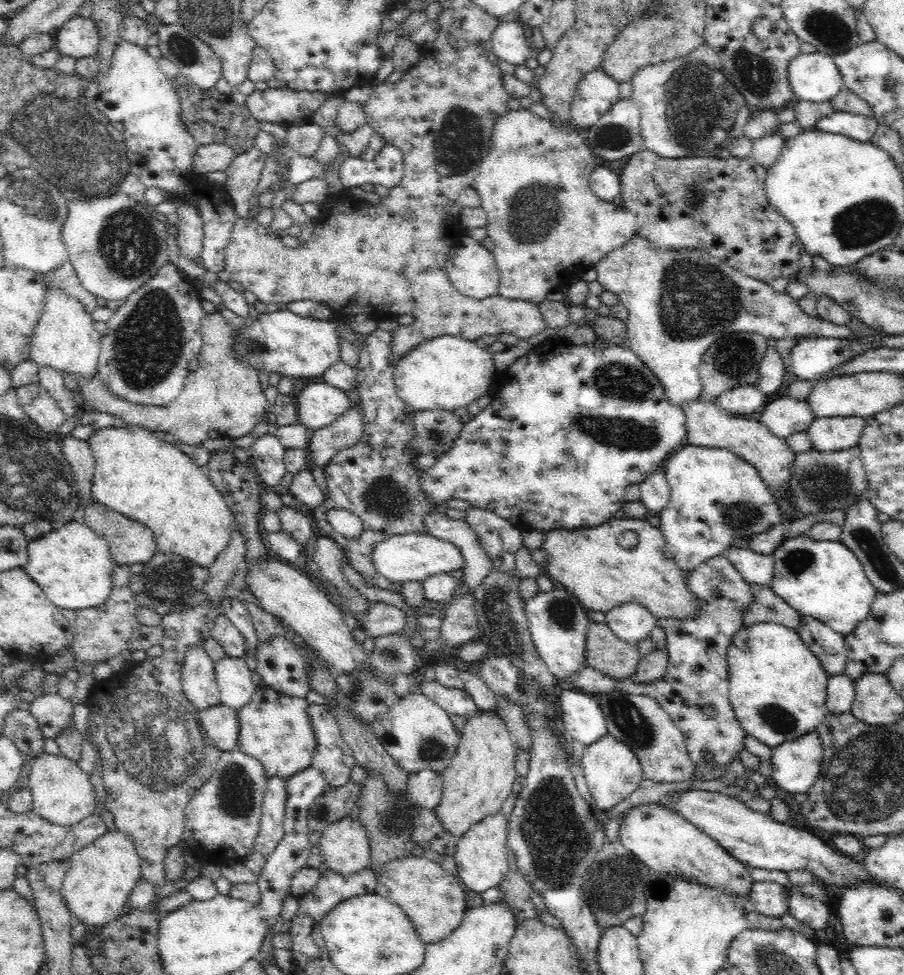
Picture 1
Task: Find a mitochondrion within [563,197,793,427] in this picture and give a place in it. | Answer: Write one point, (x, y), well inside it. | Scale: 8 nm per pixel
(696, 299)

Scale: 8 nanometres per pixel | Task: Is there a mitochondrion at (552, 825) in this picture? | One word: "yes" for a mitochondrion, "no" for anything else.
yes

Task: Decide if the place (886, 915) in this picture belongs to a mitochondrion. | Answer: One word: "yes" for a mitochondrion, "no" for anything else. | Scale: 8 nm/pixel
yes

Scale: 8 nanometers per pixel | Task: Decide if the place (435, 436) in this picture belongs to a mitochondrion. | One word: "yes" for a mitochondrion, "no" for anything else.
yes

